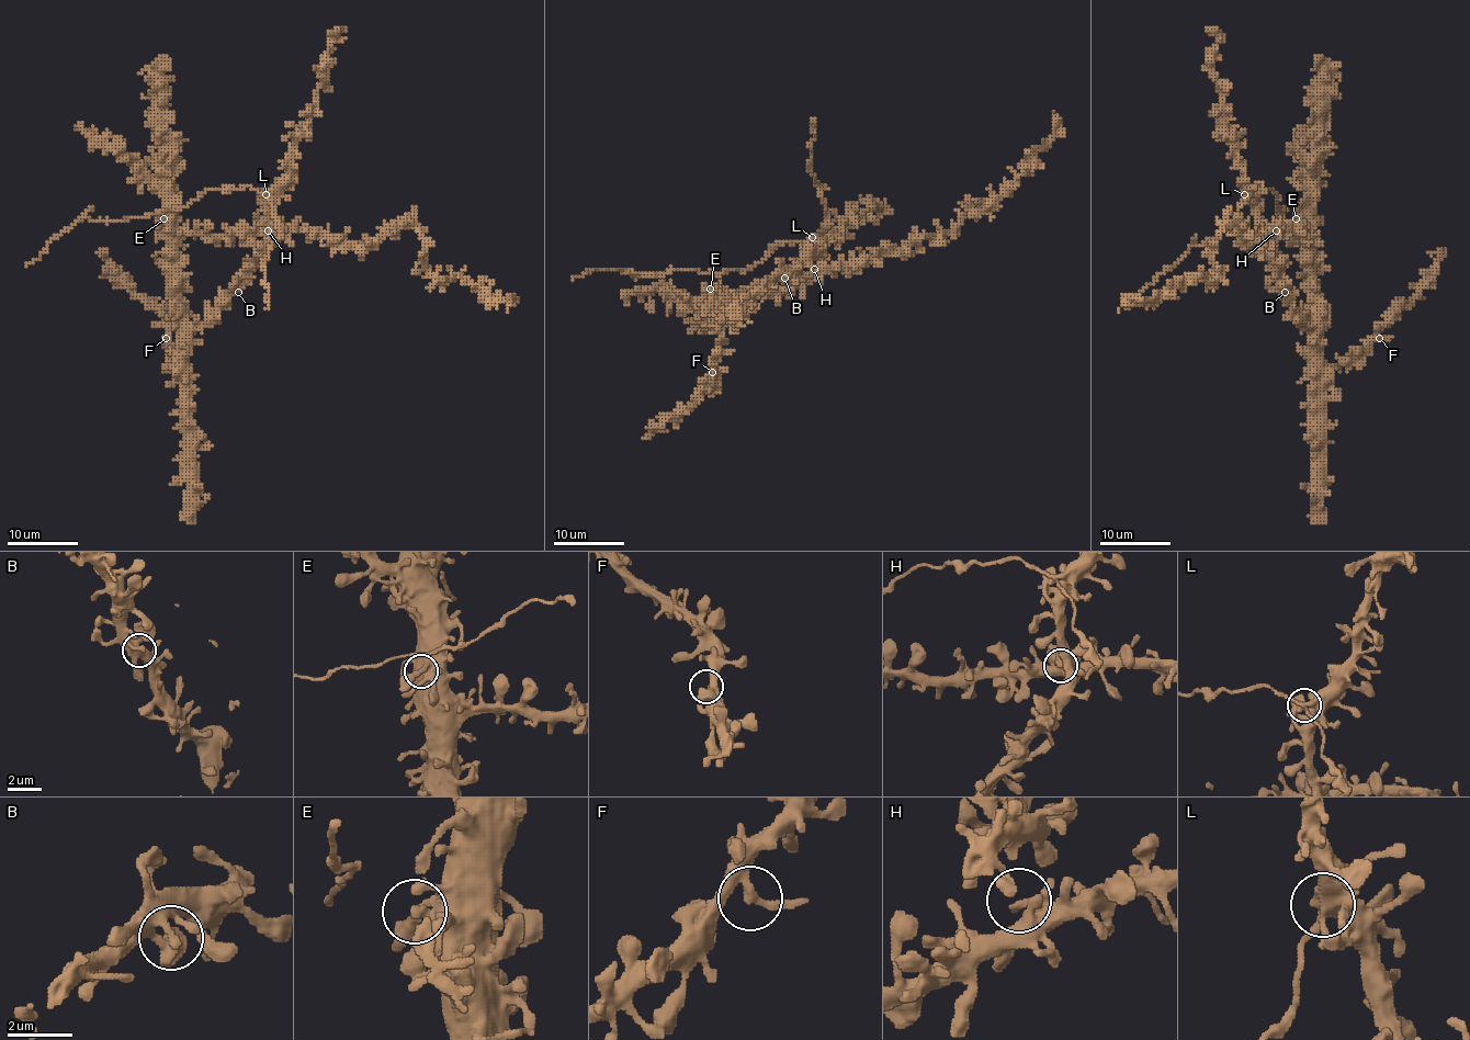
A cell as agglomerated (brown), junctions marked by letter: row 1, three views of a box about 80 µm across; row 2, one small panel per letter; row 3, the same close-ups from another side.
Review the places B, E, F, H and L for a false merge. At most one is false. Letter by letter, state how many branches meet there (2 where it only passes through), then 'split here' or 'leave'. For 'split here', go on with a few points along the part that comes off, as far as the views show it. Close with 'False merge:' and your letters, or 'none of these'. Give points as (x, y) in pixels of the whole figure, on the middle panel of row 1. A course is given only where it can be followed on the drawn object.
B: 2 branches meet; leave
E: 2 branches meet; leave
F: 2 branches meet; leave
H: 3 branches meet; leave
L: 3 branches meet; split here; foreign part runs (812, 237), (777, 242), (744, 270), (721, 274), (592, 269), (572, 280)
False merge: L

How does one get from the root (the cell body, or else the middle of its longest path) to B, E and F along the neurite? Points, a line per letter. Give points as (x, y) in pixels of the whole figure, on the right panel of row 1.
B: (1267, 230), (1262, 236), (1262, 250), (1285, 278), (1285, 292)
E: (1267, 230), (1297, 236), (1302, 227), (1296, 218)
F: (1267, 230), (1262, 253), (1290, 308), (1314, 332), (1314, 353), (1329, 368), (1348, 364), (1379, 338)

